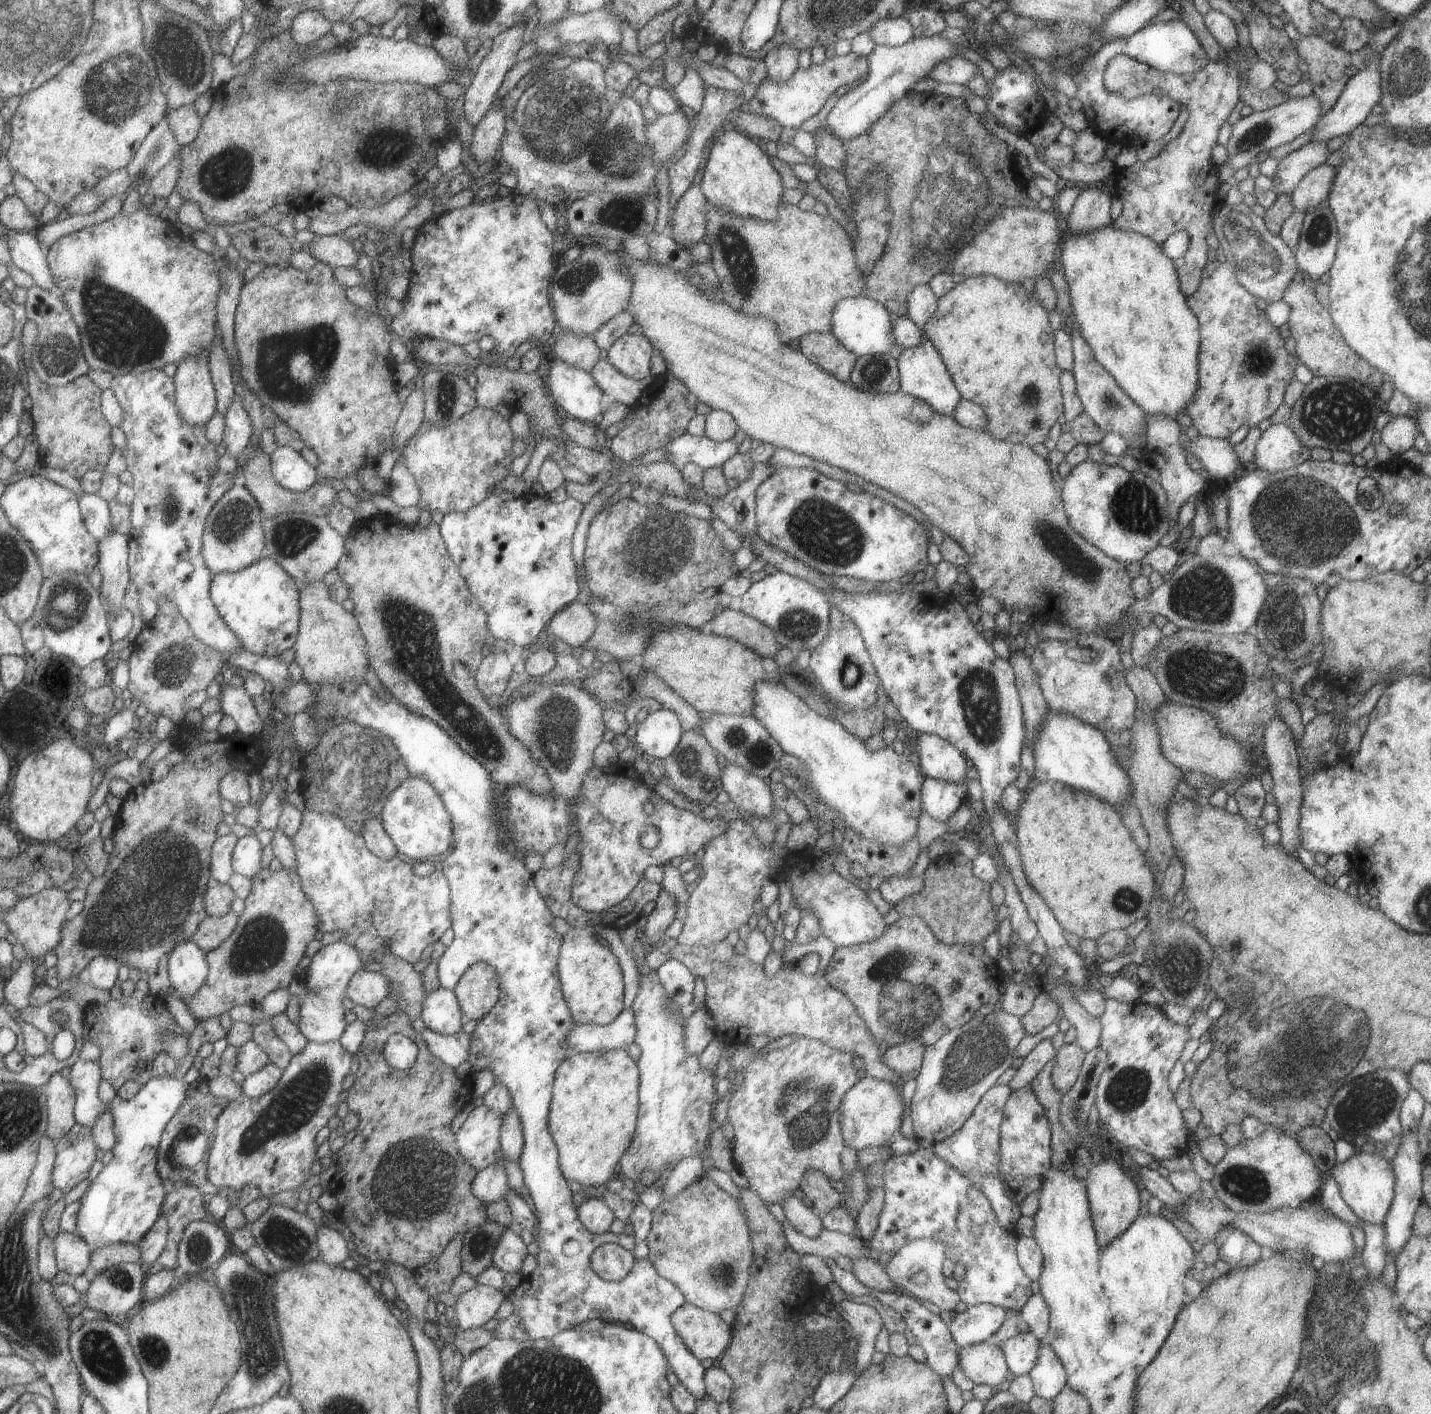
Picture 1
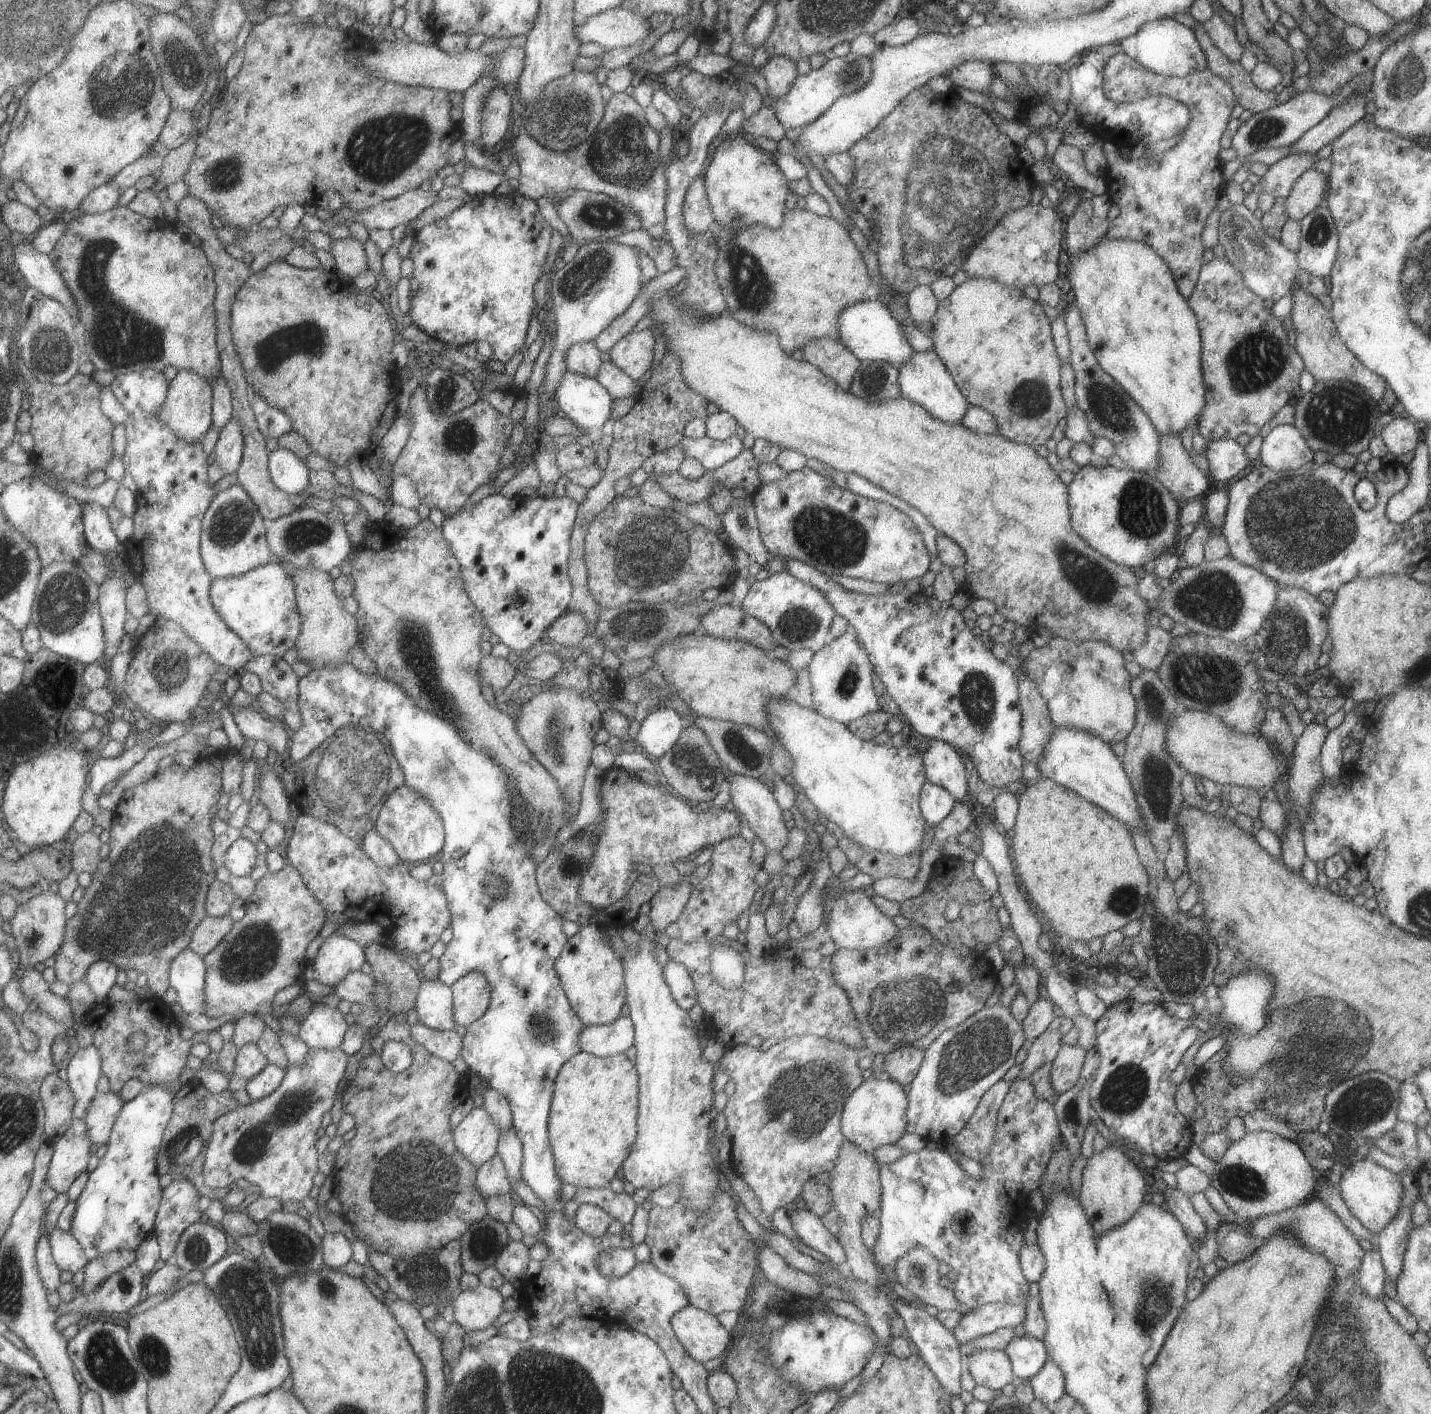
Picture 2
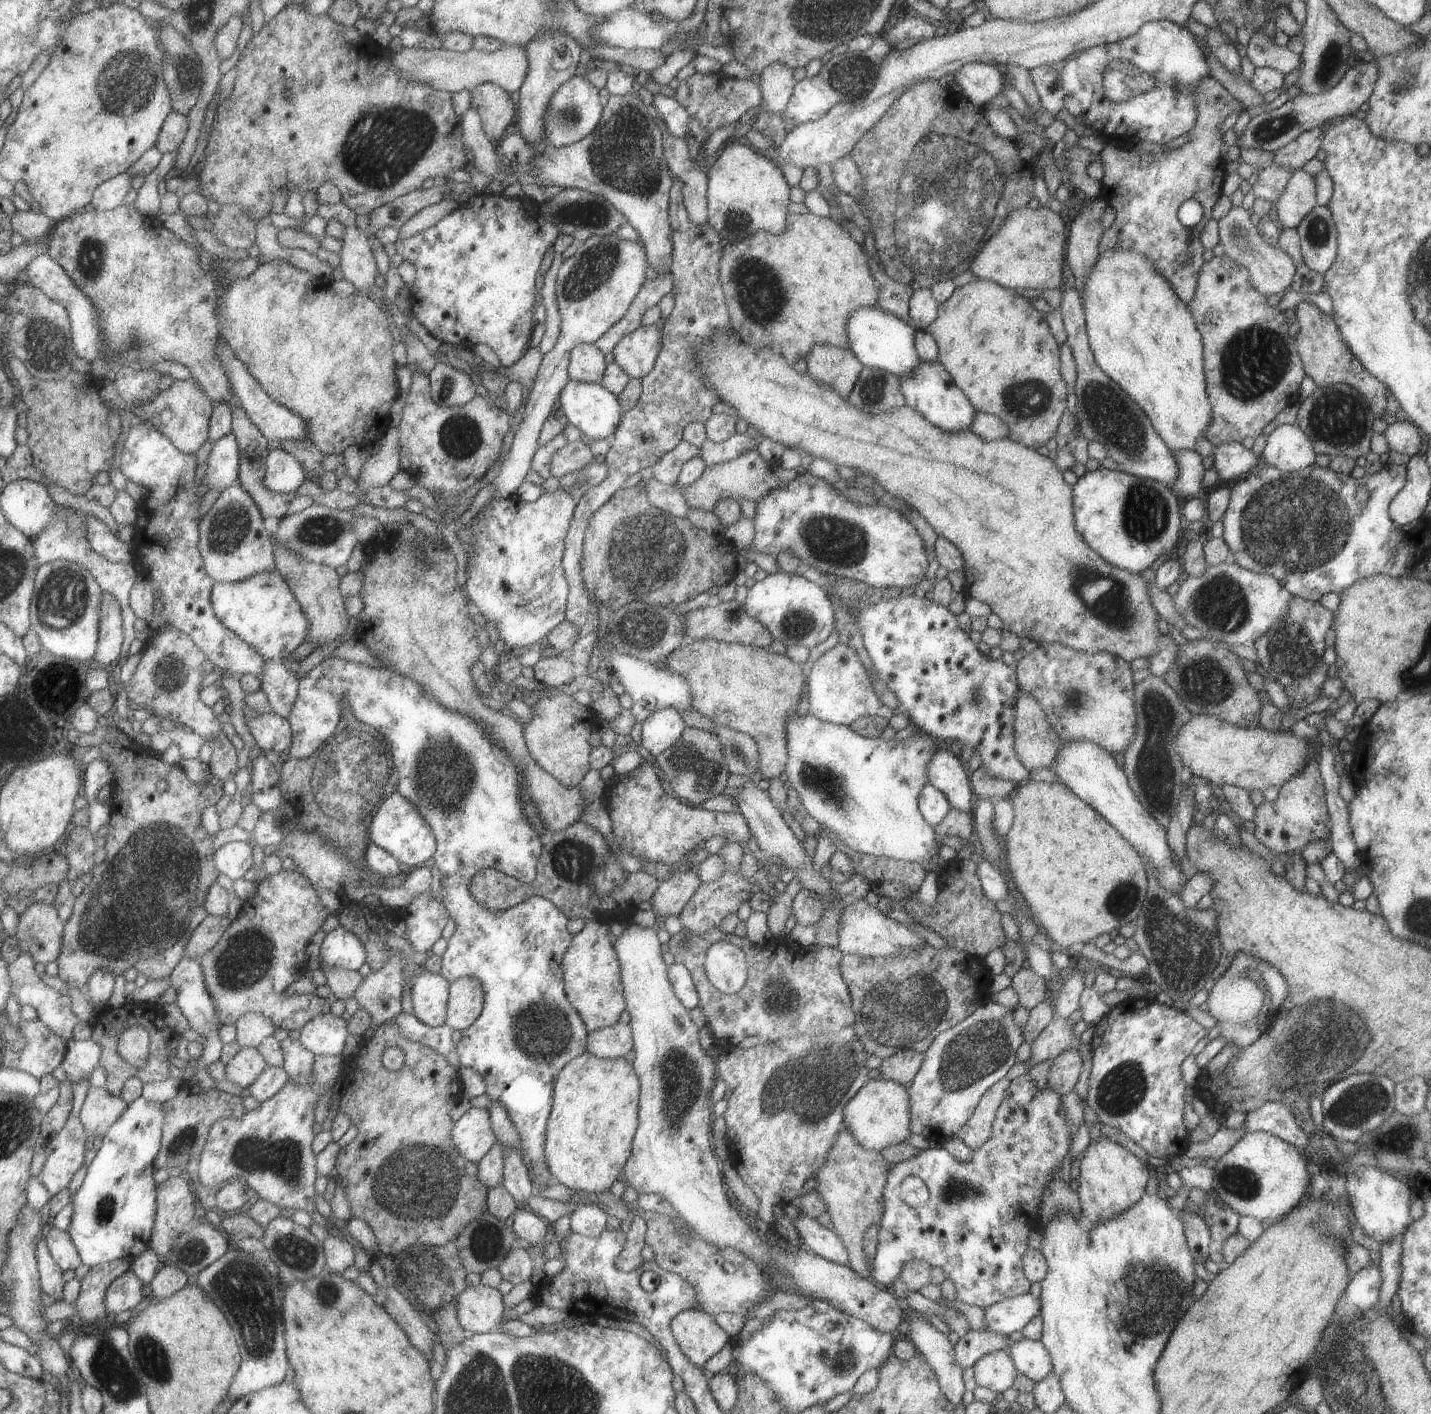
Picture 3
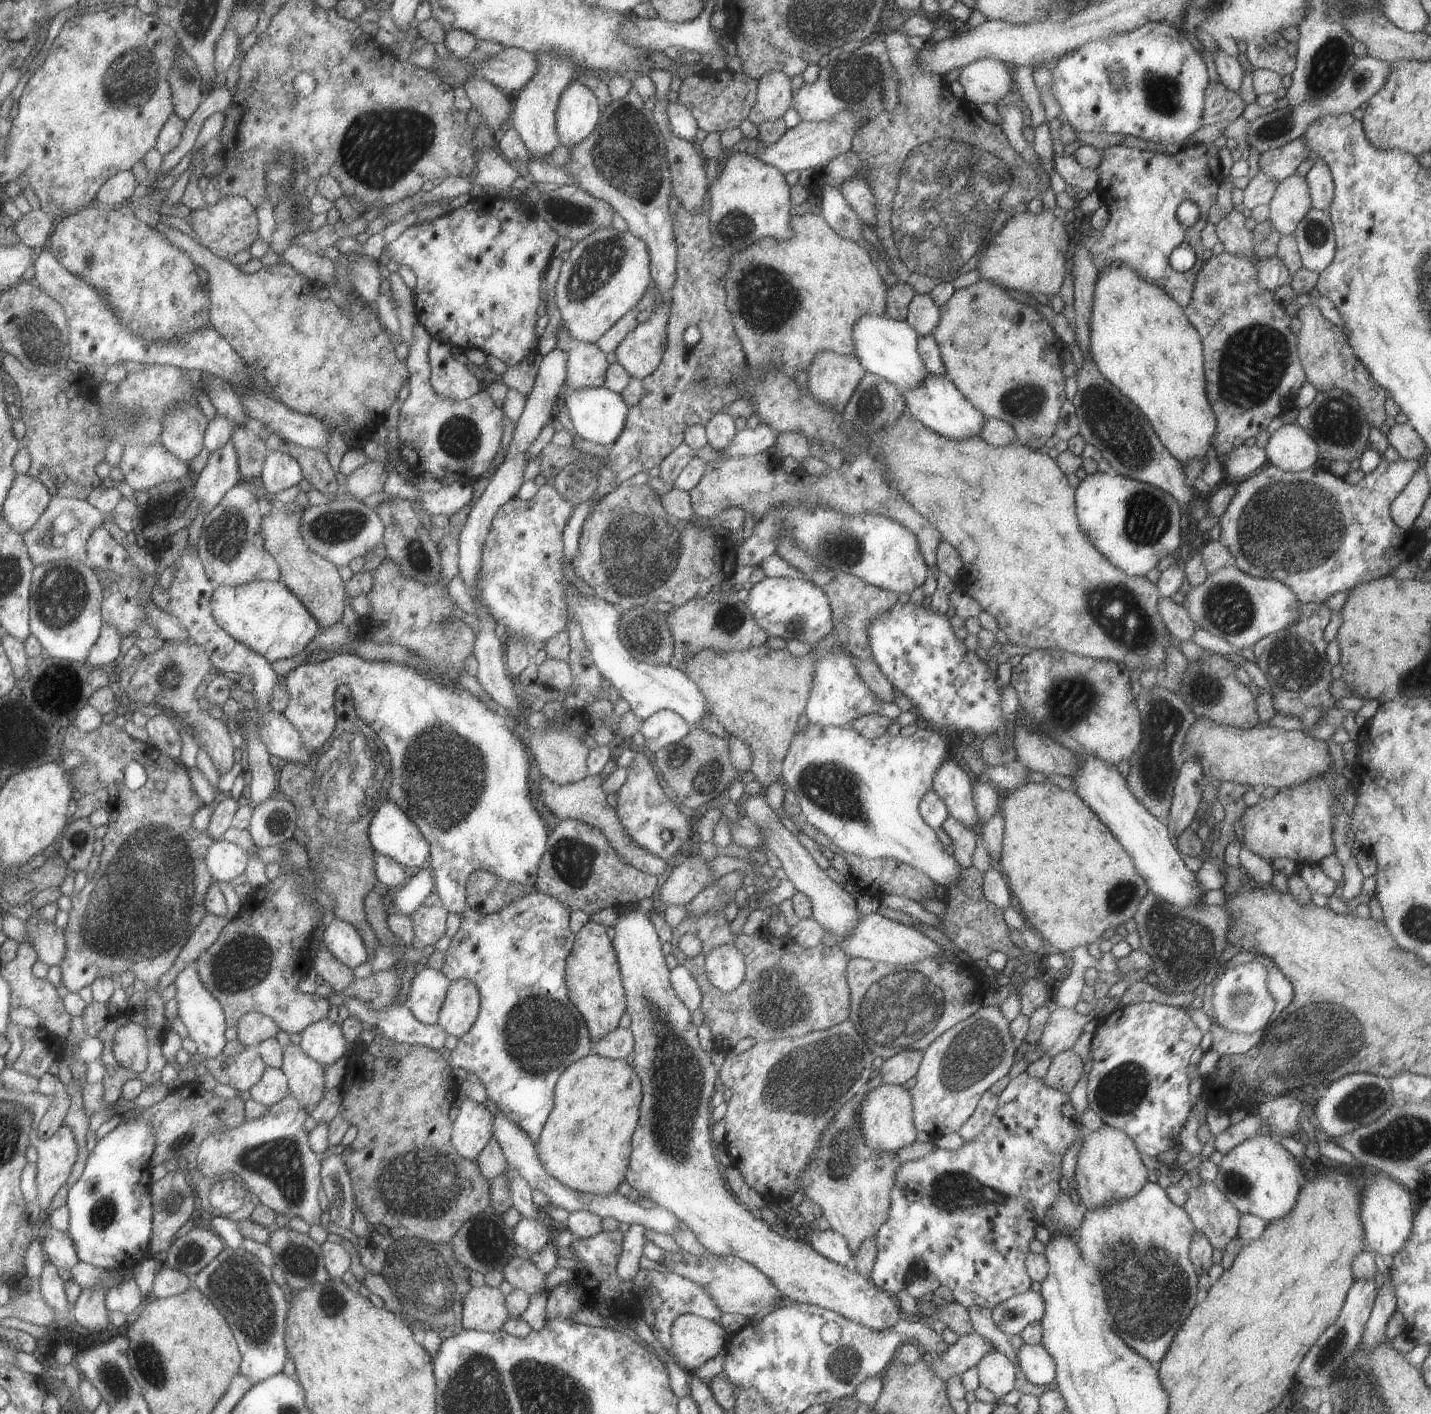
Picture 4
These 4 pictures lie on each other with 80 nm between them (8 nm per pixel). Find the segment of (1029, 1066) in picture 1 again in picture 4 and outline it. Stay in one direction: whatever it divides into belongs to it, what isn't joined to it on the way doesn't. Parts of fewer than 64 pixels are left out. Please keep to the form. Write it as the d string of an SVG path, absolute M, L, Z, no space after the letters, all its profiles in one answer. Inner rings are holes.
M1050 1004L1051 1012L1047 1018L1041 1038L1037 1040L1037 1048L1043 1057L1053 1057L1071 1049L1075 1040L1082 1033L1082 1027L1094 1018L1090 1014L1082 1016L1074 1009L1060 1008Z

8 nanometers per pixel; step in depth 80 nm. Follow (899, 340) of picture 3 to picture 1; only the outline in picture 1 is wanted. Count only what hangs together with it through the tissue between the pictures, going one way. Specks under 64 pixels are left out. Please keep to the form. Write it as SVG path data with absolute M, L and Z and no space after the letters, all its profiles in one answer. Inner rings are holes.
M865 294L855 296L855 298L843 298L833 308L831 334L848 352L856 357L891 354L893 358L897 358L901 348L893 338L891 319L892 317L883 304L869 299Z

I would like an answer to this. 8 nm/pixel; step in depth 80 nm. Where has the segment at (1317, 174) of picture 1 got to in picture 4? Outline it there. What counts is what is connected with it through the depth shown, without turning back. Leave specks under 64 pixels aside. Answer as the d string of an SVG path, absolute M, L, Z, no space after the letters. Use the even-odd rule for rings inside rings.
M1291 174L1279 181L1275 195L1267 206L1271 227L1280 235L1293 233L1299 220L1312 208L1304 176Z

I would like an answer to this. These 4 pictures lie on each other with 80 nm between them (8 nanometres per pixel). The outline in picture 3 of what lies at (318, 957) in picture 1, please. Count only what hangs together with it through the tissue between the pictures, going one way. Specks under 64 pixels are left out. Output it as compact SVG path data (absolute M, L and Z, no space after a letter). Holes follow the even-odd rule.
M340 925L325 934L319 952L319 965L325 964L357 971L366 962L366 951L363 944ZM327 1012L299 1030L298 1042L314 1056L337 1056L342 1054L347 1036L346 1023Z

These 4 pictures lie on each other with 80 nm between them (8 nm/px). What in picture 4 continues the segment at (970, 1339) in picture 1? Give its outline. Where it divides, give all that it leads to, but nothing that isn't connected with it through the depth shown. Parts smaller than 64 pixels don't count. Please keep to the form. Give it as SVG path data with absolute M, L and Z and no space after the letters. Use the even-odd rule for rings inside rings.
M1031 1289L1011 1296L990 1310L991 1321L1008 1338L1019 1335L1027 1324L1040 1322L1043 1314L1042 1297Z

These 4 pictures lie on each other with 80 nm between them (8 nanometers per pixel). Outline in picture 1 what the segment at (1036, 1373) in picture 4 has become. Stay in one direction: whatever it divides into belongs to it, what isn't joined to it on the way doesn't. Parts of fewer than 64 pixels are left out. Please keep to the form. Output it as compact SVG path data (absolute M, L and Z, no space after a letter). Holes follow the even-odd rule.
M1031 1332L1016 1333L999 1344L998 1348L1003 1352L1007 1369L1013 1373L1013 1376L1028 1374L1035 1366L1039 1344Z

